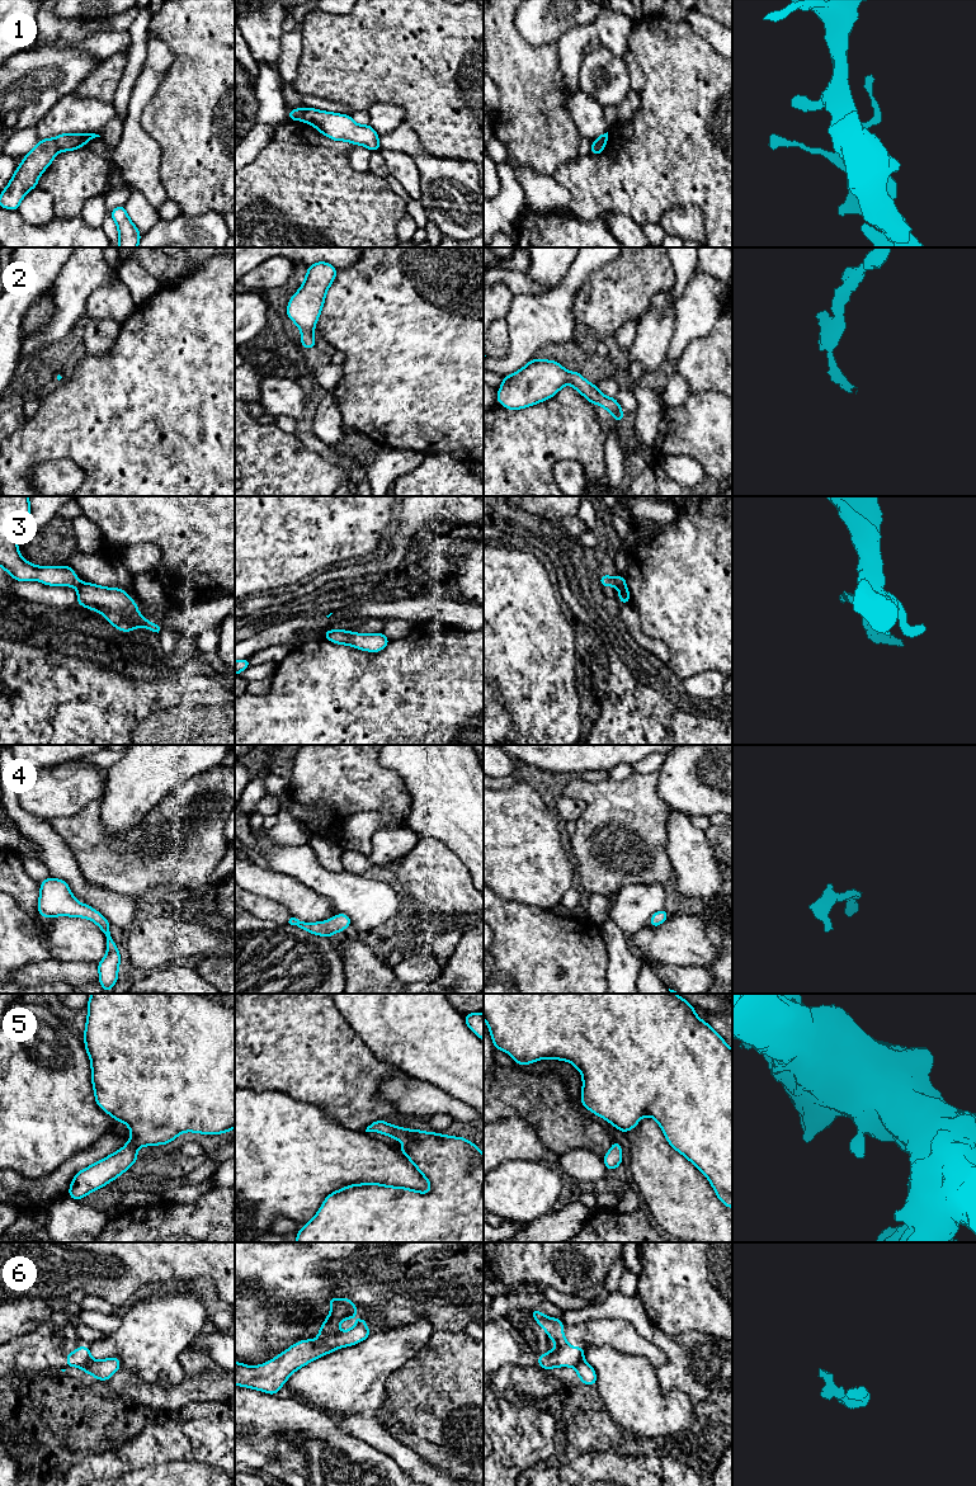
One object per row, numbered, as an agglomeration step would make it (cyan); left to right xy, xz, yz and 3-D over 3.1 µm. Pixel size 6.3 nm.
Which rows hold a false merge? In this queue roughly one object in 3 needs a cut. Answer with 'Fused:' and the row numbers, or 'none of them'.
Fused: 1, 3, 6

